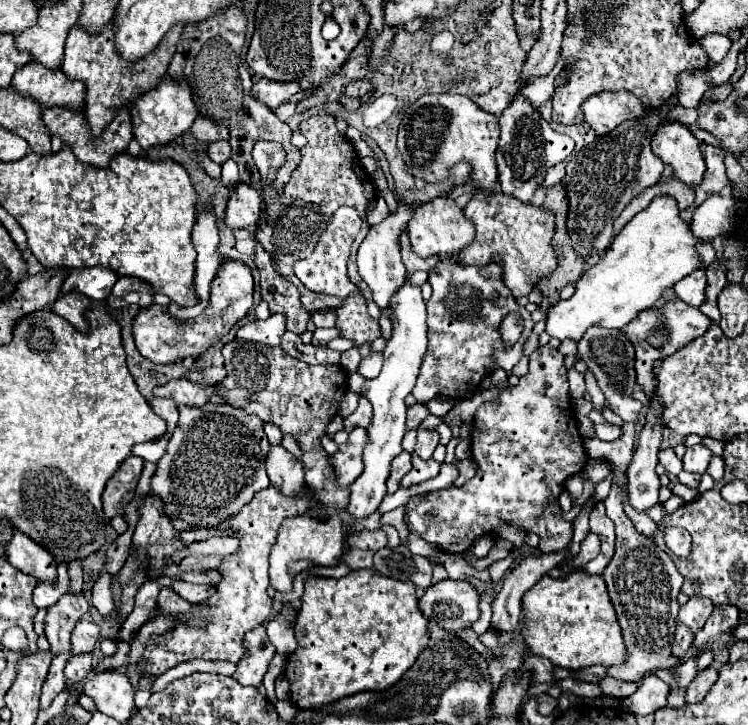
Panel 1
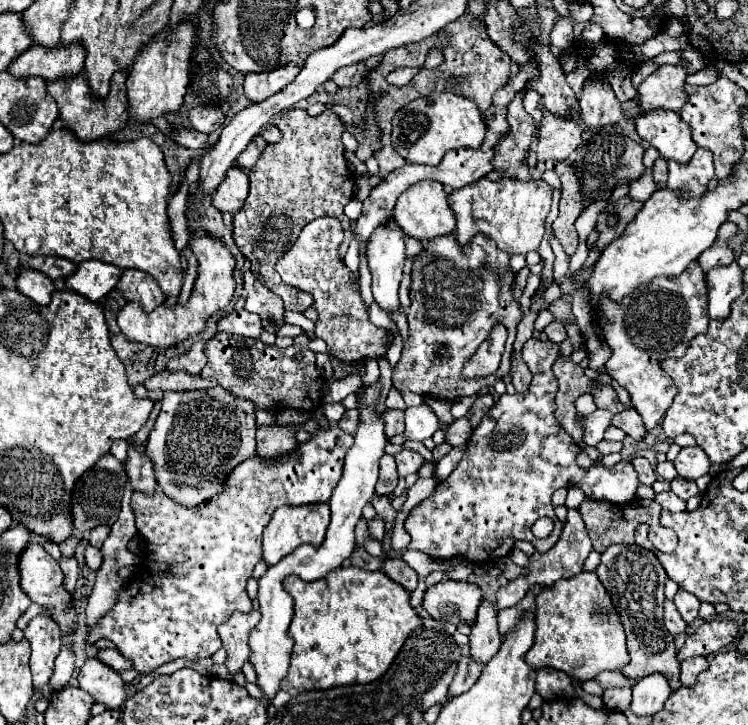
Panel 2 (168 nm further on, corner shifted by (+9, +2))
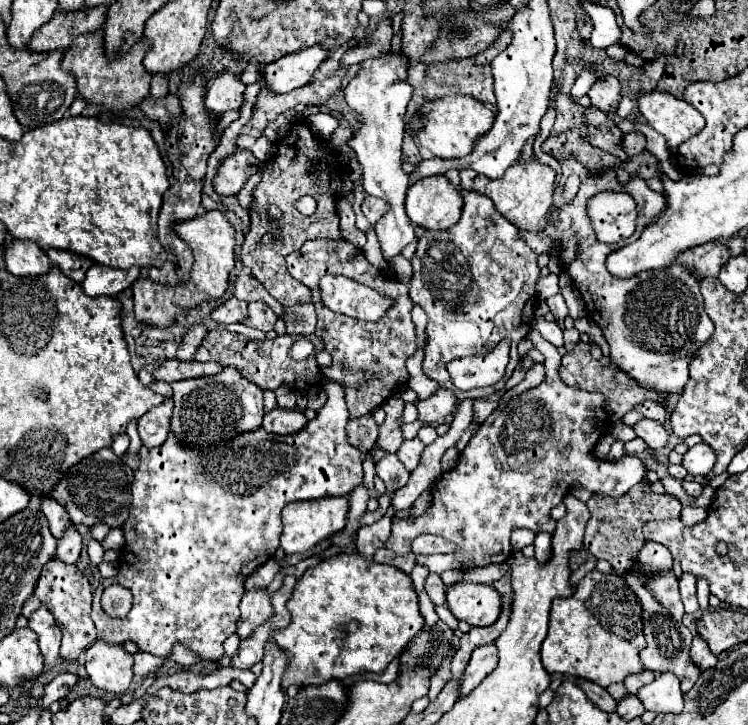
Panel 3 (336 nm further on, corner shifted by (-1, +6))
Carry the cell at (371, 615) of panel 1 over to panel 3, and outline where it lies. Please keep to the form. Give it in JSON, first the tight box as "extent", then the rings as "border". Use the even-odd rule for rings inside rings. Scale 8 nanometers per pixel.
{"extent":[274,554,424,688],"border":[[[336,554],[332,558],[326,558],[326,560],[318,562],[314,568],[308,568],[304,572],[304,576],[294,586],[292,598],[288,600],[288,612],[292,614],[292,622],[284,630],[274,632],[274,640],[278,640],[278,644],[282,644],[282,648],[288,648],[288,652],[292,656],[290,672],[286,672],[284,684],[282,684],[284,688],[288,688],[288,686],[298,686],[298,688],[302,688],[302,686],[320,686],[320,684],[330,682],[332,678],[348,678],[348,676],[354,676],[354,674],[360,674],[360,672],[382,674],[386,670],[386,666],[396,656],[400,656],[400,652],[406,648],[406,644],[424,628],[424,618],[418,610],[418,596],[416,596],[416,590],[412,586],[412,578],[408,574],[404,574],[402,570],[394,568],[394,566],[382,566],[382,564],[376,564],[376,562],[368,562],[368,560],[360,558],[358,554]]]}

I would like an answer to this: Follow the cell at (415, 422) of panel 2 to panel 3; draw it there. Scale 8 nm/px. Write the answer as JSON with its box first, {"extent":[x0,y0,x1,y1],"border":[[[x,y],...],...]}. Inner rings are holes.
{"extent":[418,390,456,426],"border":[[[438,390],[432,398],[420,400],[418,406],[418,420],[424,426],[430,426],[432,422],[440,422],[446,414],[450,414],[454,410],[456,404],[456,396],[450,390]]]}

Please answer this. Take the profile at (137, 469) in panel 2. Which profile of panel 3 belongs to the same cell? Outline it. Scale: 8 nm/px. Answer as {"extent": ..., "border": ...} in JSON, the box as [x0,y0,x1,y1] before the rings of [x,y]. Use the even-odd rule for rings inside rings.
{"extent":[138,400,172,448],"border":[[[164,400],[160,406],[150,410],[148,416],[138,420],[138,434],[146,448],[160,448],[170,432],[170,416],[172,416],[172,400]]]}

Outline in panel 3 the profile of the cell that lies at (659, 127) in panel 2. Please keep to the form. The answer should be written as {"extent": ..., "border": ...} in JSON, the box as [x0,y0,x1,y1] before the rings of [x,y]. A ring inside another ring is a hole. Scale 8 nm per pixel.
{"extent":[638,92,704,150],"border":[[[642,92],[638,96],[638,110],[646,122],[666,138],[672,150],[698,136],[698,132],[704,128],[702,116],[690,104],[666,92]]]}

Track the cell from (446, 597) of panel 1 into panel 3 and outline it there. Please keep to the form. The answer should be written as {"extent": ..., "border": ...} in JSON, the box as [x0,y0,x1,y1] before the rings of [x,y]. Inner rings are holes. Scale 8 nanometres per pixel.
{"extent":[446,582,502,626],"border":[[[458,582],[446,588],[446,606],[458,620],[470,626],[490,626],[500,616],[502,600],[488,584]]]}

